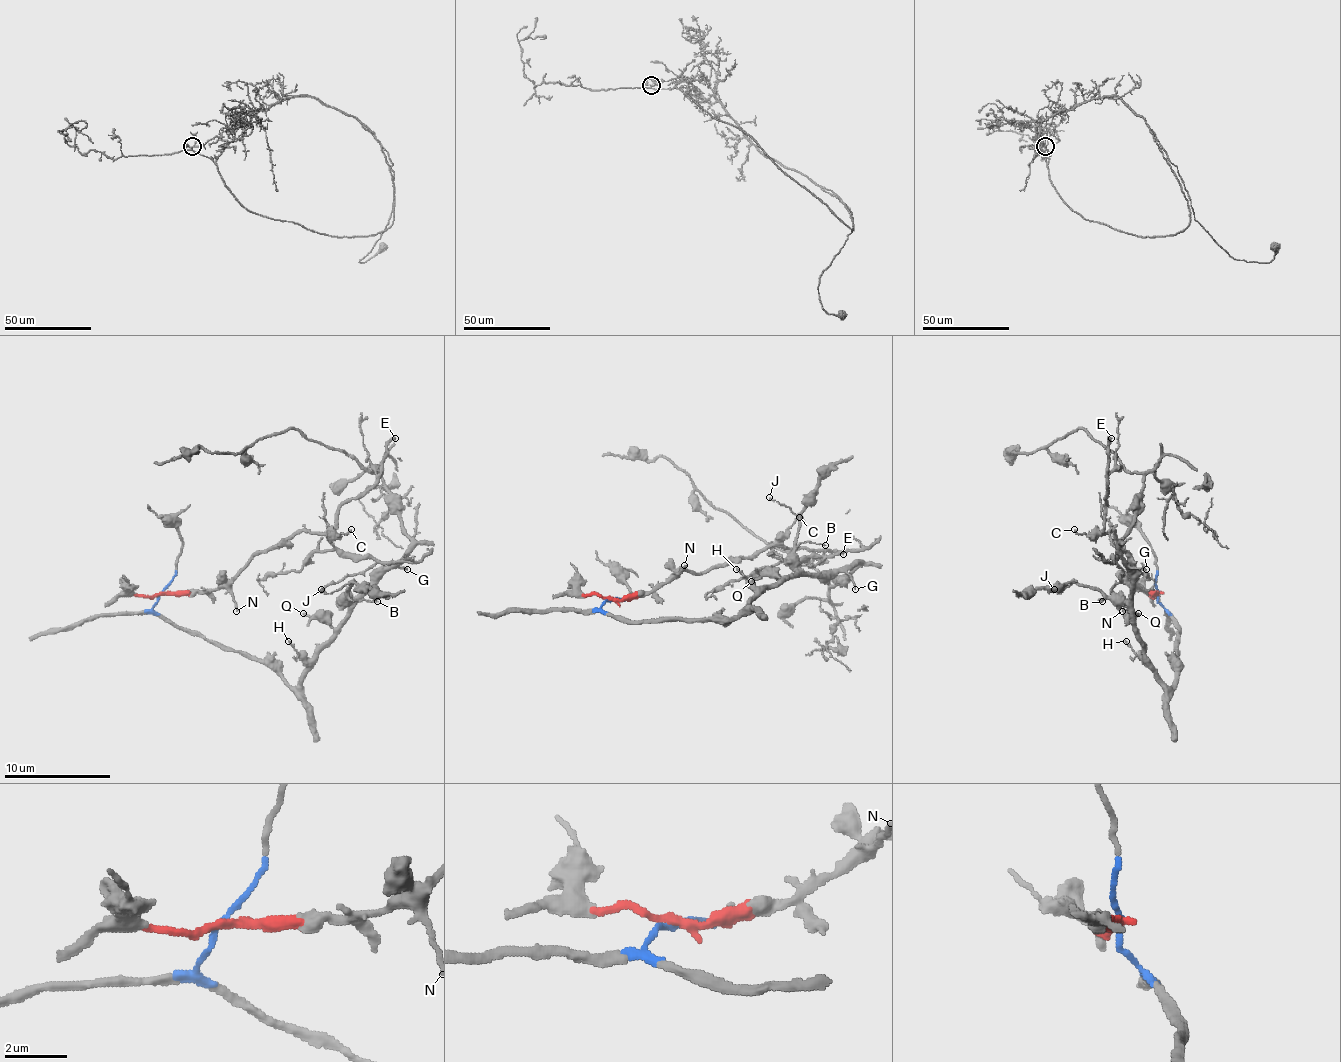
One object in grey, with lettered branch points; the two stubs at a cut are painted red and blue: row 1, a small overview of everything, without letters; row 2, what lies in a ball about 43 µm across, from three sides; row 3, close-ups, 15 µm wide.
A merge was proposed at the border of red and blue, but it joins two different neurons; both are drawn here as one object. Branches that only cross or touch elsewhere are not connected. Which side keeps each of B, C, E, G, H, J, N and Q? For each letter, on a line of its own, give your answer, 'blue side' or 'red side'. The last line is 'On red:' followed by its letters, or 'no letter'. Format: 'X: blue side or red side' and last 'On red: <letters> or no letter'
B: blue side
C: red side
E: red side
G: blue side
H: blue side
J: blue side
N: red side
Q: blue side
On red: C, E, N

